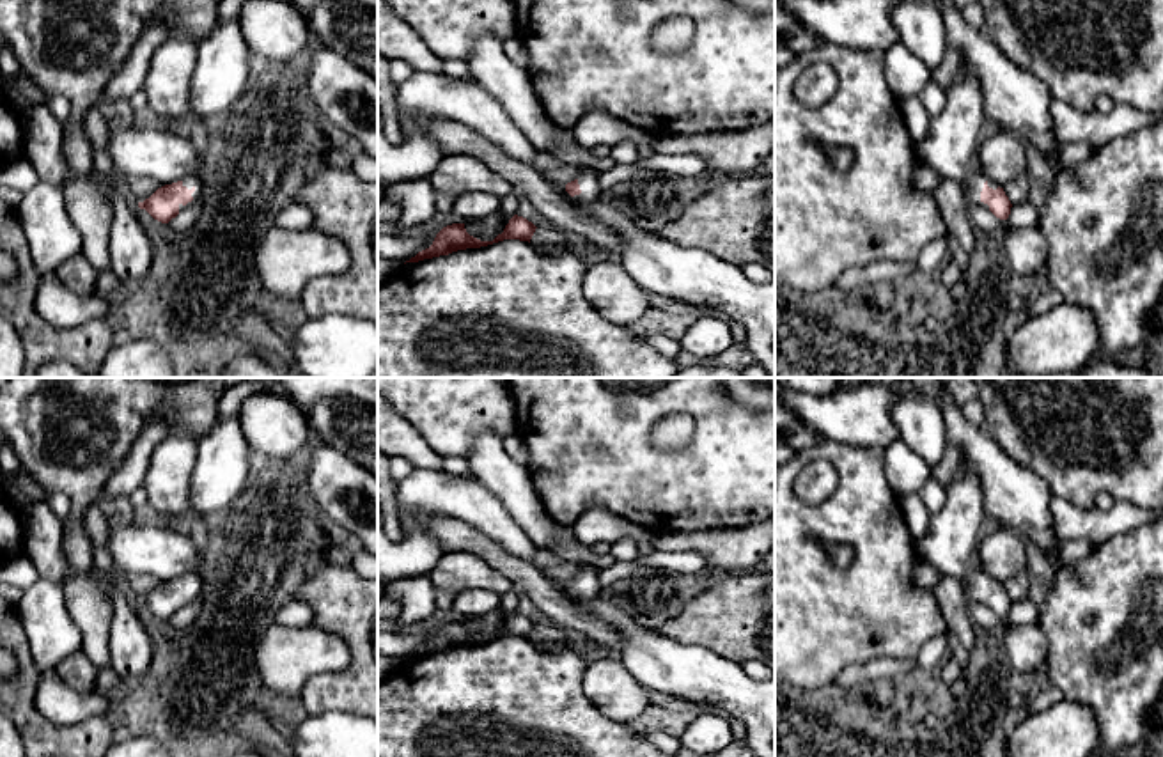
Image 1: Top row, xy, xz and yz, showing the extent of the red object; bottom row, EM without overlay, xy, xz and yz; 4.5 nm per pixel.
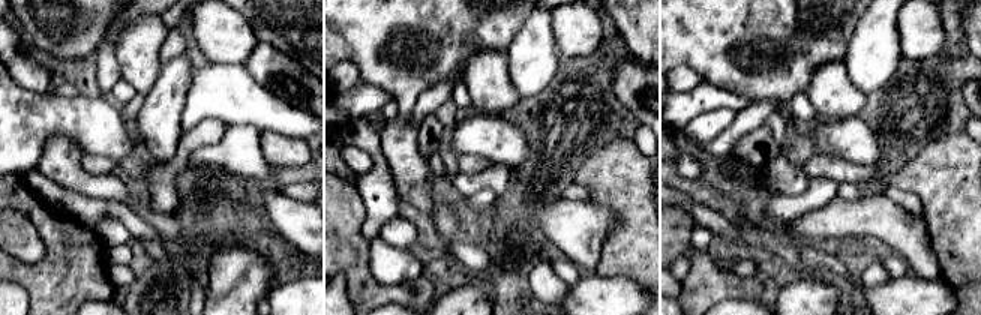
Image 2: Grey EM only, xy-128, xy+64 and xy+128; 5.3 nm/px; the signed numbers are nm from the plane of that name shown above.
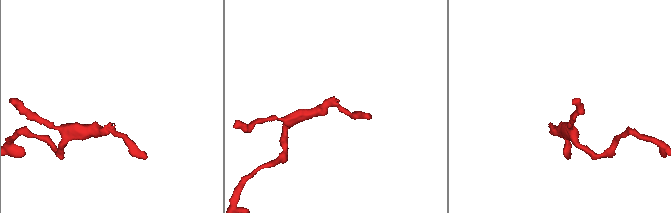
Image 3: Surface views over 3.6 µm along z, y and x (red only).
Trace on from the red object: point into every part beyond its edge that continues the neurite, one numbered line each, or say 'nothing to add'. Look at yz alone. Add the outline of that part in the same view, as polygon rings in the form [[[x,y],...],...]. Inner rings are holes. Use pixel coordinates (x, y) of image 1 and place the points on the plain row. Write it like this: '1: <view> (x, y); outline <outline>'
1: yz (952, 538); outline [[[963,473],[945,488],[945,505],[931,514],[927,532],[915,548],[918,560],[934,566],[941,576],[961,580],[972,603],[989,606],[980,597],[982,585],[1003,583],[989,578],[977,562],[984,516],[980,482],[973,473]]]

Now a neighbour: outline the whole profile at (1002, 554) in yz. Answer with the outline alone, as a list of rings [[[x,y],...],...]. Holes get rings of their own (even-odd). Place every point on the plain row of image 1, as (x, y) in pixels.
[[[998,527],[991,534],[982,534],[977,562],[989,578],[1003,583],[1026,571],[1028,555],[1025,539],[1007,527]]]

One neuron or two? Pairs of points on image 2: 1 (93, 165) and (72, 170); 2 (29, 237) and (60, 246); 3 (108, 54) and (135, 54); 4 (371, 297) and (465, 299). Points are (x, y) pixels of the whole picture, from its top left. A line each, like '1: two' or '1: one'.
1: two
2: two
3: two
4: two

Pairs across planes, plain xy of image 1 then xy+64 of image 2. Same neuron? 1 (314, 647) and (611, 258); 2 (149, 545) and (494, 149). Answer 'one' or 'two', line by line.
1: two
2: one

